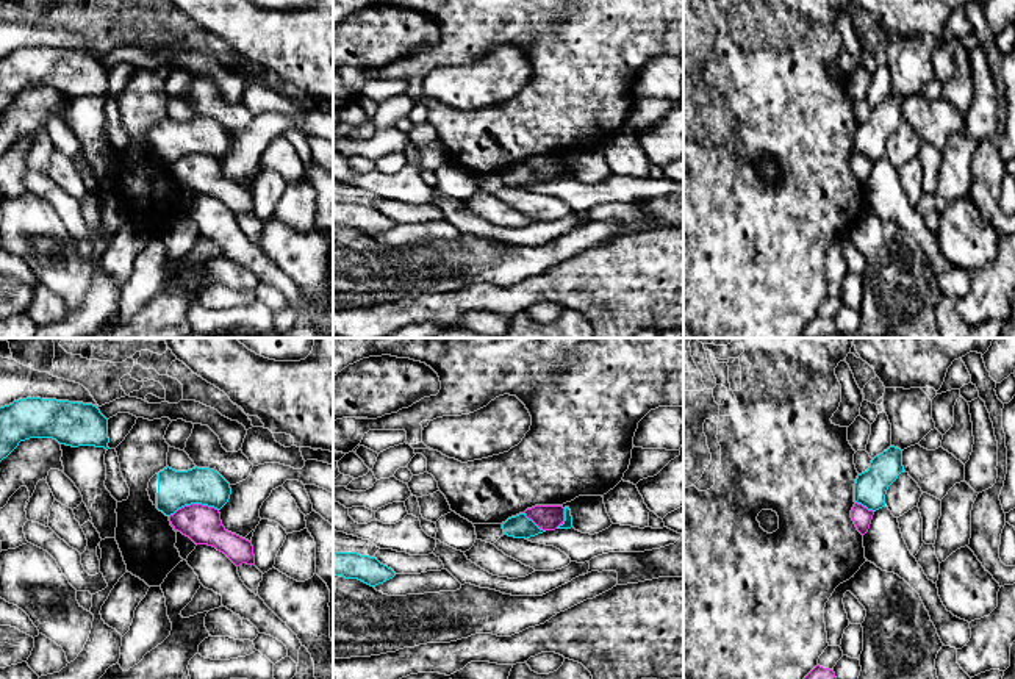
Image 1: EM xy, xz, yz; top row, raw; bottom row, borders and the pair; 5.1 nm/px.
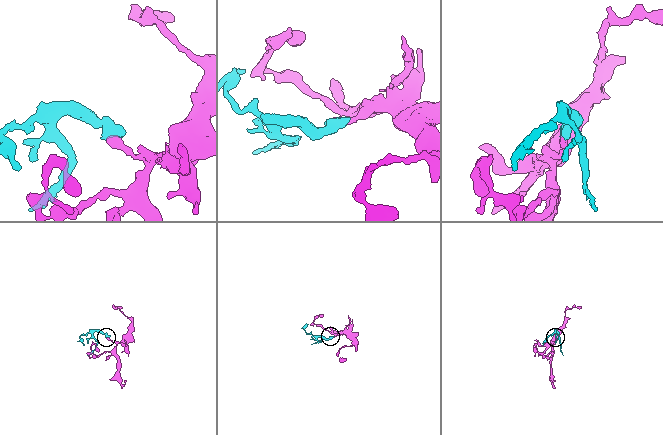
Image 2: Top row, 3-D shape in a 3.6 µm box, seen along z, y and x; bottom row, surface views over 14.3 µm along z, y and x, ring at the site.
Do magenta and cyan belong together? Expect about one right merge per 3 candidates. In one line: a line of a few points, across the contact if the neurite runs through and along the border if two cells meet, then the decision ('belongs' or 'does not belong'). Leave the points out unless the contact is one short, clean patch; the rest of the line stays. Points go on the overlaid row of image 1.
xy (218, 509), (185, 504), (169, 517) | does not belong

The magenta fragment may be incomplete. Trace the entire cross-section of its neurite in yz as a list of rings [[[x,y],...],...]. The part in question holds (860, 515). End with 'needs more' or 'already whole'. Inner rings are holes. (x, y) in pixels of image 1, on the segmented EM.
[[[854,504],[852,510],[851,510],[851,518],[857,527],[857,530],[865,535],[870,529],[871,519],[873,519],[874,512],[868,510],[866,507],[863,507],[862,504]]]; already whole

